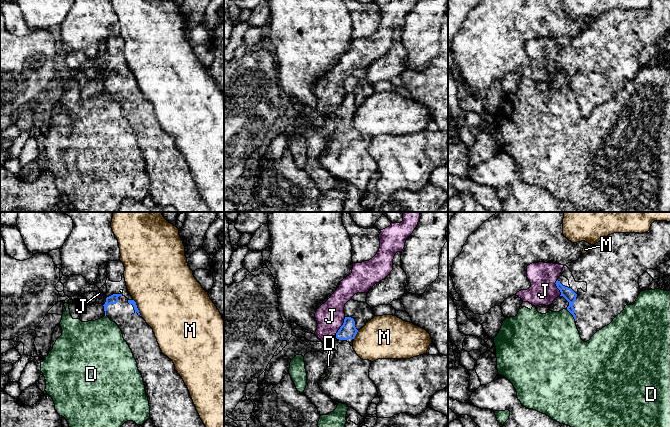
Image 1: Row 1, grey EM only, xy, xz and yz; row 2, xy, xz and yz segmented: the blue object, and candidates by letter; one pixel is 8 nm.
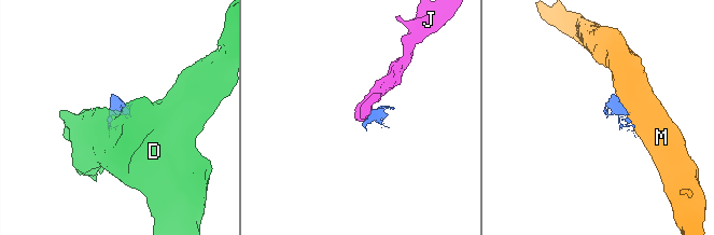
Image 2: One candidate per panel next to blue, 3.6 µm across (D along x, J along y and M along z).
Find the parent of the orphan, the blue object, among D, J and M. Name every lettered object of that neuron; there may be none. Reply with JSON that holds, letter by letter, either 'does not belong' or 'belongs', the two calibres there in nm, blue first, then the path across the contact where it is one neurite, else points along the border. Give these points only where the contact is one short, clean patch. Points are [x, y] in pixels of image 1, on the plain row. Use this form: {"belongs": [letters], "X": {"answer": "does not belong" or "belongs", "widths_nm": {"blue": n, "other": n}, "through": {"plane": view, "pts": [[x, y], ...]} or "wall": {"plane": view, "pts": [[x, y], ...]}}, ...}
{"belongs": [], "D": {"answer": "does not belong", "widths_nm": {"blue": 90, "other": 420}}, "J": {"answer": "does not belong", "widths_nm": {"blue": 130, "other": 220}, "wall": {"plane": "xz", "pts": [[345, 93], [335, 110]]}}, "M": {"answer": "does not belong", "widths_nm": {"blue": 40, "other": 480}, "wall": {"plane": "xy", "pts": [[133, 75], [141, 91]]}}}

